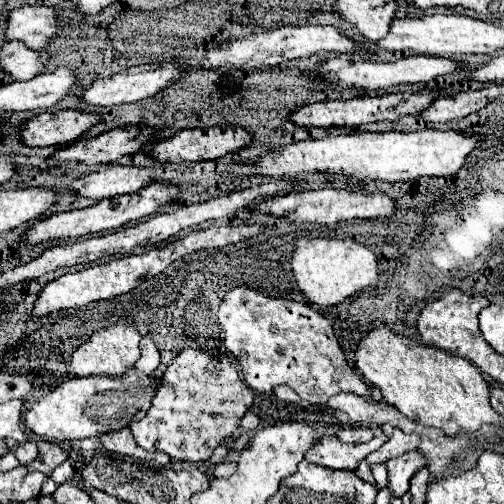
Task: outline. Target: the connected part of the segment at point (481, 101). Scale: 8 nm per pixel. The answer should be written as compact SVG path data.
M466 90L452 98L438 98L428 110L420 114L426 122L448 122L470 116L490 102L486 90Z

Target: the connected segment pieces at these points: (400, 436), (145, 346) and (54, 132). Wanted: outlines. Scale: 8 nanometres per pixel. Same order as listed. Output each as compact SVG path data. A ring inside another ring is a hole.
M394 428L394 436L386 444L382 444L382 448L378 448L370 456L366 456L366 462L368 464L384 464L390 458L396 458L396 456L402 456L404 452L416 450L418 444L420 444L420 436L416 432L404 434L400 428Z
M149 335L144 336L140 340L140 350L140 360L138 360L134 366L136 366L140 372L146 372L146 374L154 372L154 370L158 368L158 362L160 362L160 352L158 352L154 340L152 340Z
M86 110L44 112L24 124L22 140L28 146L72 144L98 122L100 116L96 112L86 112Z

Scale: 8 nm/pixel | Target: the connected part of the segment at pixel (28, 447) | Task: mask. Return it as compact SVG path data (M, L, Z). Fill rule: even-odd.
M12 442L10 450L12 450L14 456L20 460L20 464L28 464L28 462L32 462L32 460L38 456L38 450L36 450L36 444L34 444L34 442L24 442L24 444Z

